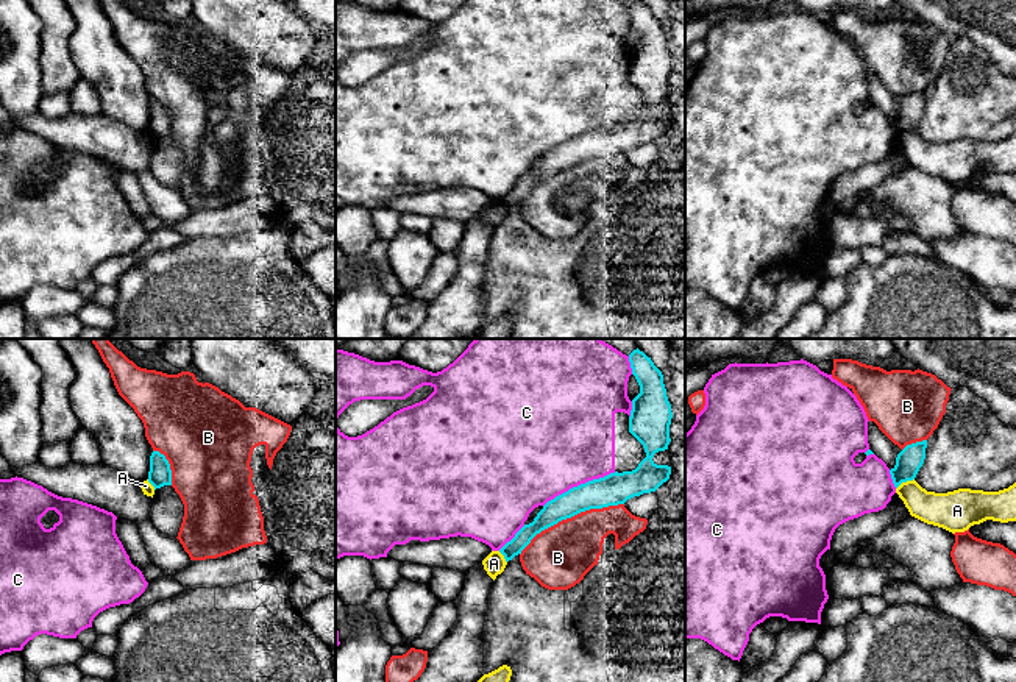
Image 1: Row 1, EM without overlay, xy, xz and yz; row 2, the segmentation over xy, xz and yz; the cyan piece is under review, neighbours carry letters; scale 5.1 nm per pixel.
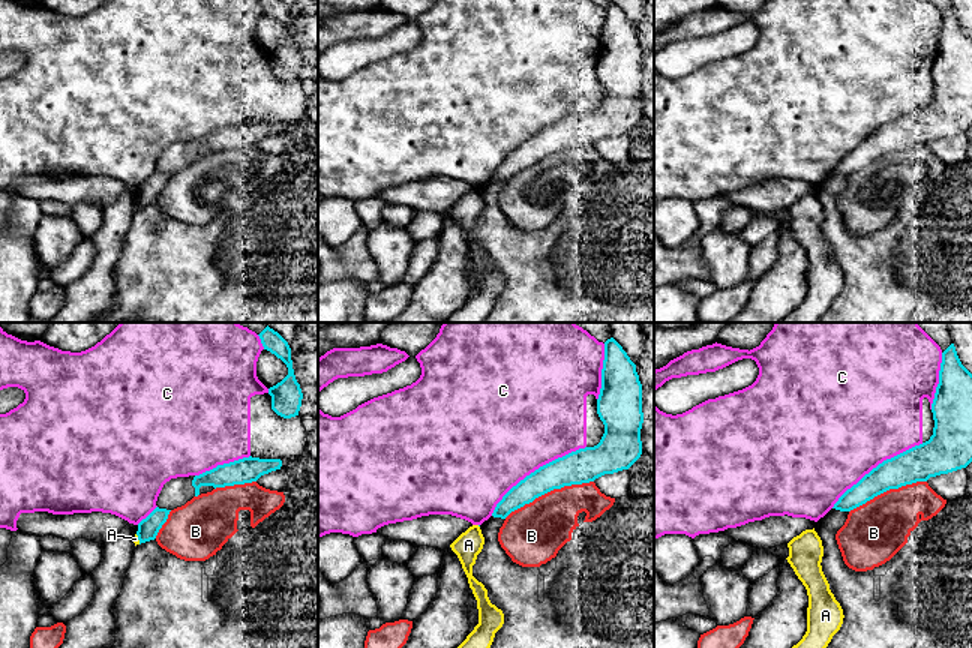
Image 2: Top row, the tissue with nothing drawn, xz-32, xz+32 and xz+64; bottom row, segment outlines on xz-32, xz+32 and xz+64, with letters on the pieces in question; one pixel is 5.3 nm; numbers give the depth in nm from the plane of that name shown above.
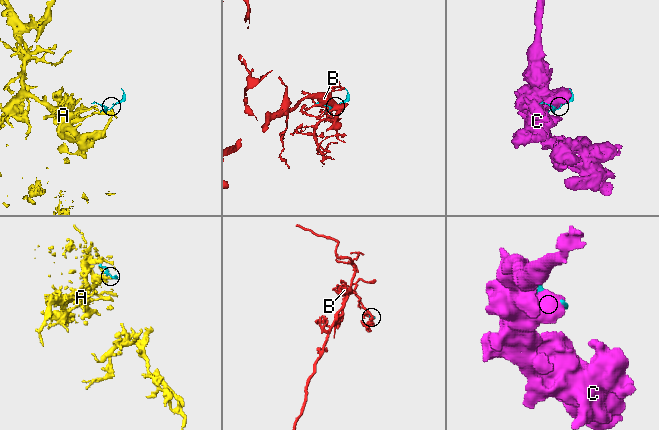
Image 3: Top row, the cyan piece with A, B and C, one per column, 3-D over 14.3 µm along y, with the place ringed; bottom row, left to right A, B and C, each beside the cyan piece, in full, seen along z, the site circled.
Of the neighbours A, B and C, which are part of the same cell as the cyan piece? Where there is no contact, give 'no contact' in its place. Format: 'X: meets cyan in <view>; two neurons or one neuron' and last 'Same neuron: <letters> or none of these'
A: meets cyan in yz; two neurons
B: meets cyan in xz; two neurons
C: meets cyan in xz; two neurons
Same neuron: none of these

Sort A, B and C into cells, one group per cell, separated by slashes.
A / B / C

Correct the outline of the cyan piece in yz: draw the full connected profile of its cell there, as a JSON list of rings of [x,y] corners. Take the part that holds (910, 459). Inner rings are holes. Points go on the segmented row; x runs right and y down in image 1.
[[[927,440],[907,445],[896,457],[896,465],[890,470],[894,487],[913,481],[924,464]]]

